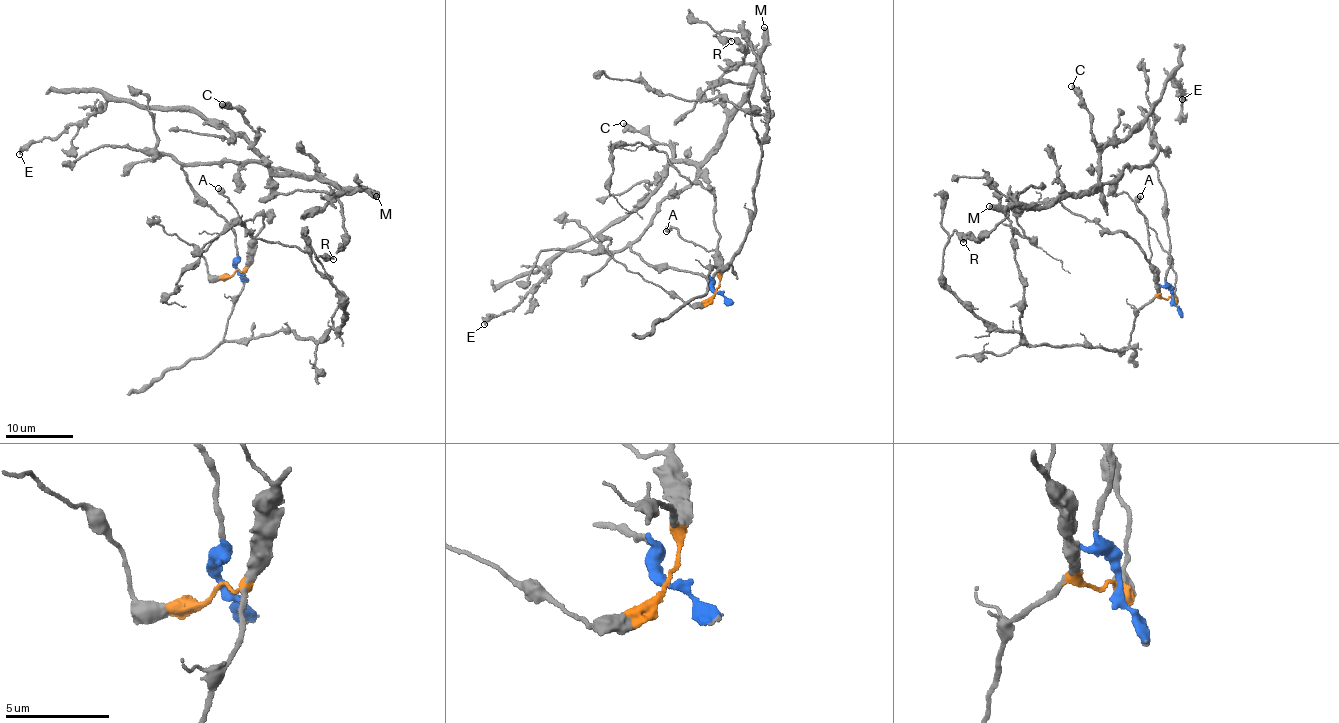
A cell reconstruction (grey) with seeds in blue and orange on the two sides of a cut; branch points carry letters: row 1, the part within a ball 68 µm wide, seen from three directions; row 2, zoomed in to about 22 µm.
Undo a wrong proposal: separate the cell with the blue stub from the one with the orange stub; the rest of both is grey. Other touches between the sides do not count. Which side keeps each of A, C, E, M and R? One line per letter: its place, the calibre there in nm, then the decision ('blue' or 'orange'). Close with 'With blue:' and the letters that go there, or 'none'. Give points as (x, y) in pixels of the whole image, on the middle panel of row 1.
A: place (666, 231); calibre 600 nm; orange
C: place (623, 123); calibre 500 nm; blue
E: place (484, 324); calibre 360 nm; blue
M: place (764, 27); calibre 500 nm; blue
R: place (731, 41); calibre 190 nm; orange
With blue: C, E, M

